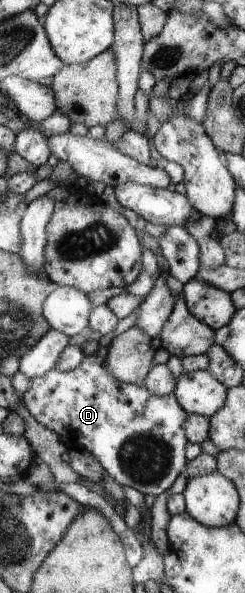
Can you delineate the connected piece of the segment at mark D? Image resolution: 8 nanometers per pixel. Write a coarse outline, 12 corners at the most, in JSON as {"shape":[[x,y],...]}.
{"shape":[[95,354],[21,400],[121,487],[159,496],[188,466],[173,393]]}

